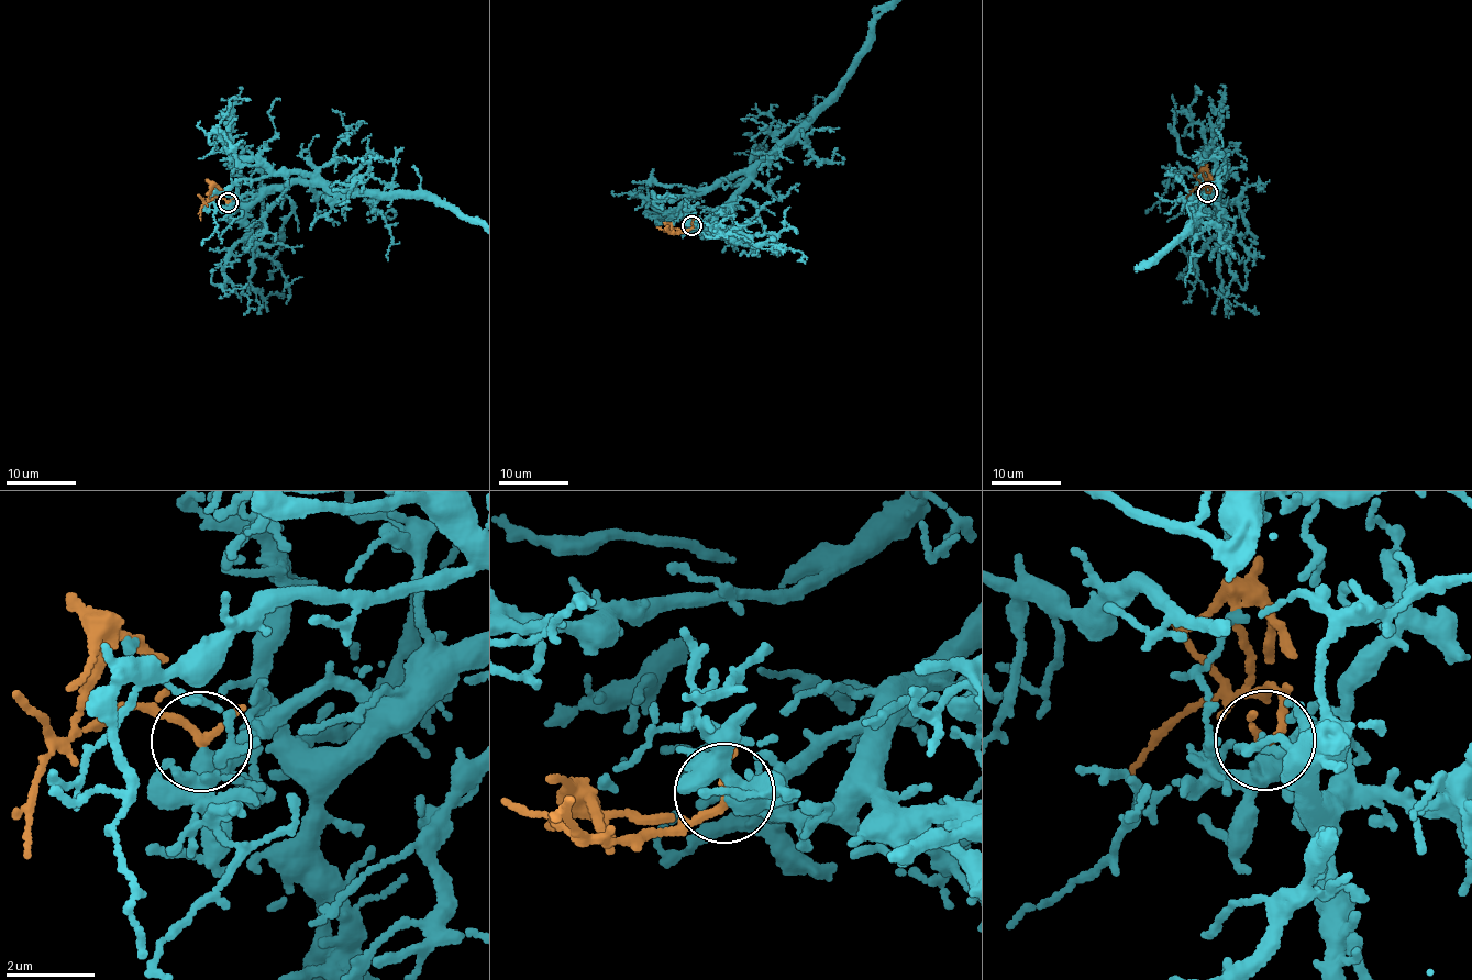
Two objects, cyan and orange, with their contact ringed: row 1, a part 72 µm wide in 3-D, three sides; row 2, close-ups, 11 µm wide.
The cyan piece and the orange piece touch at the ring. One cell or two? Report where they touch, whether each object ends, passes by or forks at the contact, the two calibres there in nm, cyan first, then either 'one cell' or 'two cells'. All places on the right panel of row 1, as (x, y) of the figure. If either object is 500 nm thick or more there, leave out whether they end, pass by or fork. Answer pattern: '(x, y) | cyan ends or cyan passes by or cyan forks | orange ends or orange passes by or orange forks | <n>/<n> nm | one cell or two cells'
(1207, 192) | cyan forks | orange passes by | 360/150 nm | one cell

